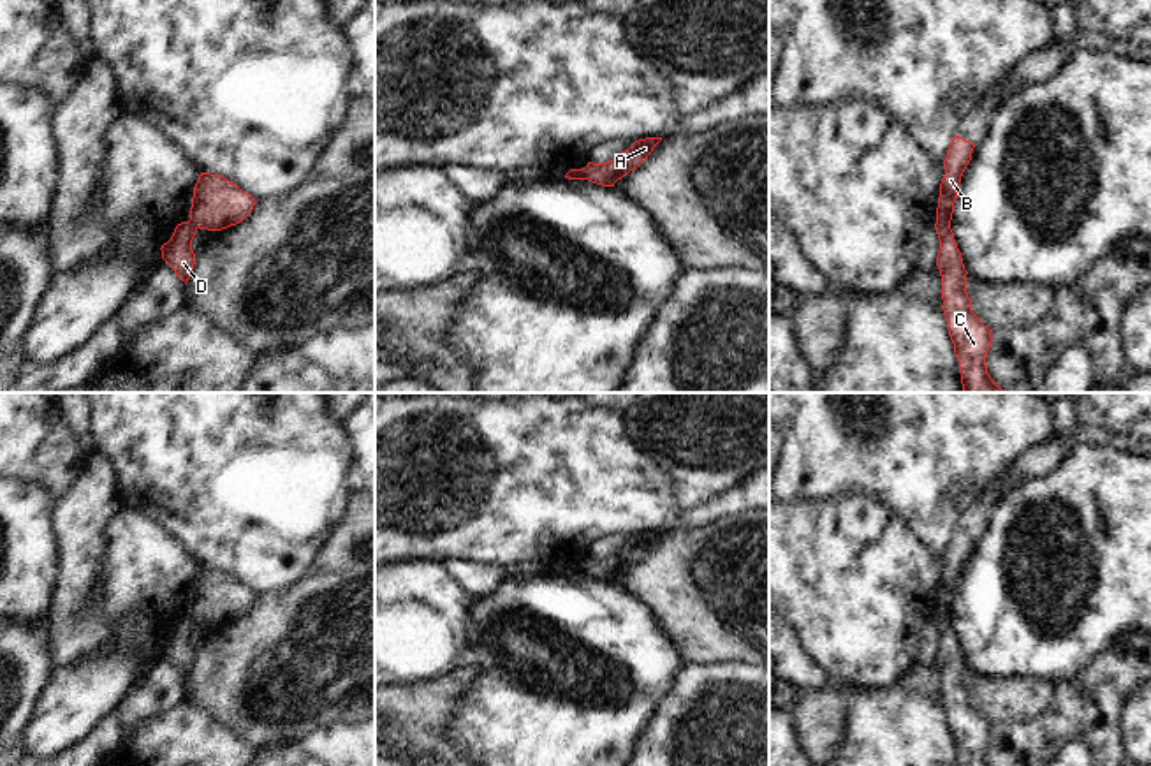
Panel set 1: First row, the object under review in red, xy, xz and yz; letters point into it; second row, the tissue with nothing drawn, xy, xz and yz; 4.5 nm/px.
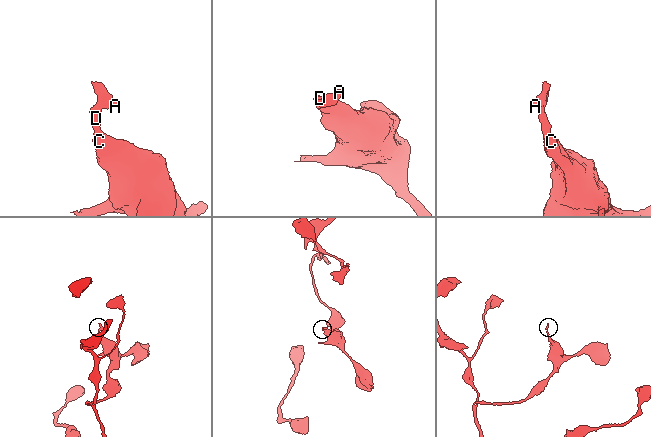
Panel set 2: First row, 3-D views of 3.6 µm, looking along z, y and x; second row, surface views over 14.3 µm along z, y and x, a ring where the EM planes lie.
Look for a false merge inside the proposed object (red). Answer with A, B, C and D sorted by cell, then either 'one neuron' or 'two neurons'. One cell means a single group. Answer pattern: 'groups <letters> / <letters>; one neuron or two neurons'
groups A B / C D; two neurons

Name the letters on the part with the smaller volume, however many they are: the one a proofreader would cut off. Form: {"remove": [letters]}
{"remove": ["A", "B"]}

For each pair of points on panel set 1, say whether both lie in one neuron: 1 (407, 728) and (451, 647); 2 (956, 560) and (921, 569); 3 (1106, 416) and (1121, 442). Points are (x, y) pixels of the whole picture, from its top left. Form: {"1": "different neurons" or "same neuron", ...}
{"1": "different neurons", "2": "different neurons", "3": "different neurons"}

